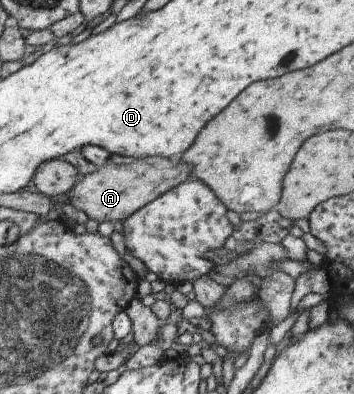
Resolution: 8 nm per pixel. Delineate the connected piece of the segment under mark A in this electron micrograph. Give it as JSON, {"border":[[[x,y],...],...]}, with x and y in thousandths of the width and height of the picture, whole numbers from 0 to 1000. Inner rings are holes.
{"border":[[[421,398],[379,404],[373,414],[282,421],[274,434],[243,442],[229,459],[218,459],[198,485],[181,492],[181,510],[192,510],[209,530],[243,541],[254,556],[277,566],[291,561],[350,561],[395,530],[418,528],[429,513],[460,490],[508,470],[514,459],[540,454],[540,424],[531,419],[492,419],[480,404]]]}

